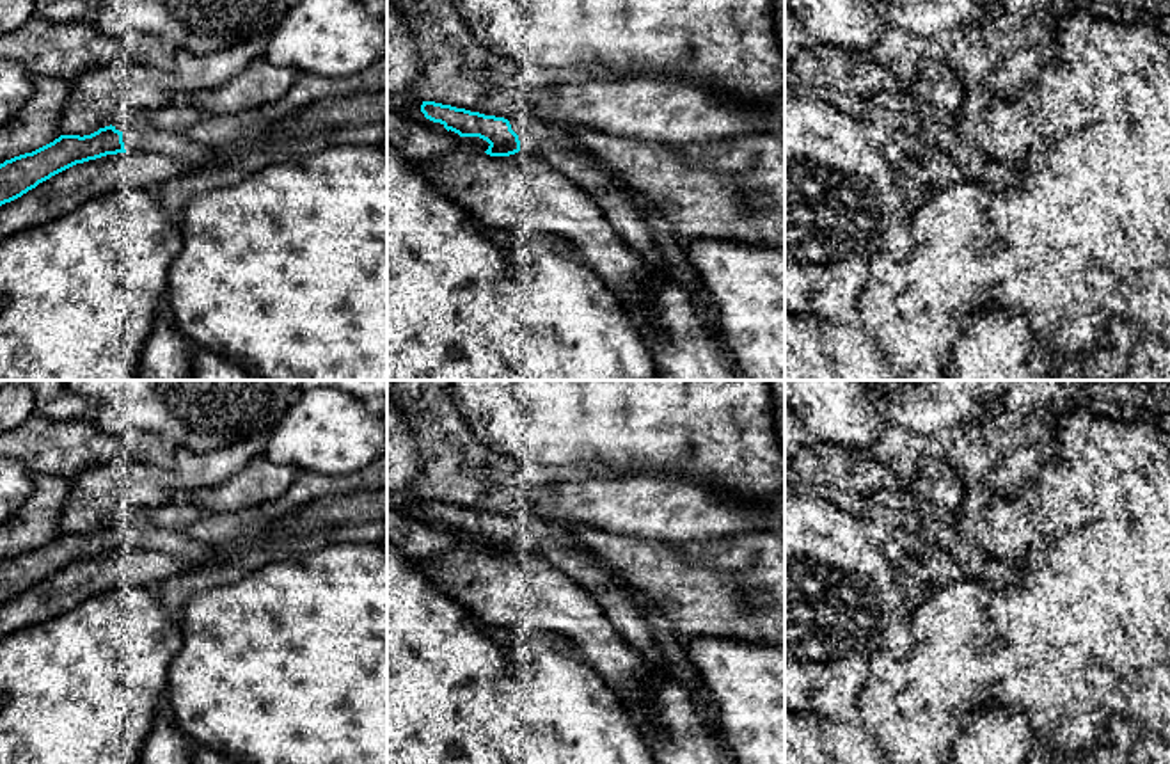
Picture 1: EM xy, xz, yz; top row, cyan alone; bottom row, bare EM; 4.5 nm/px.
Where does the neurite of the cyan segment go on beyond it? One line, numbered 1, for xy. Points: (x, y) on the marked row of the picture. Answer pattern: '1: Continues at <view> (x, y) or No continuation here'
1: No continuation here

